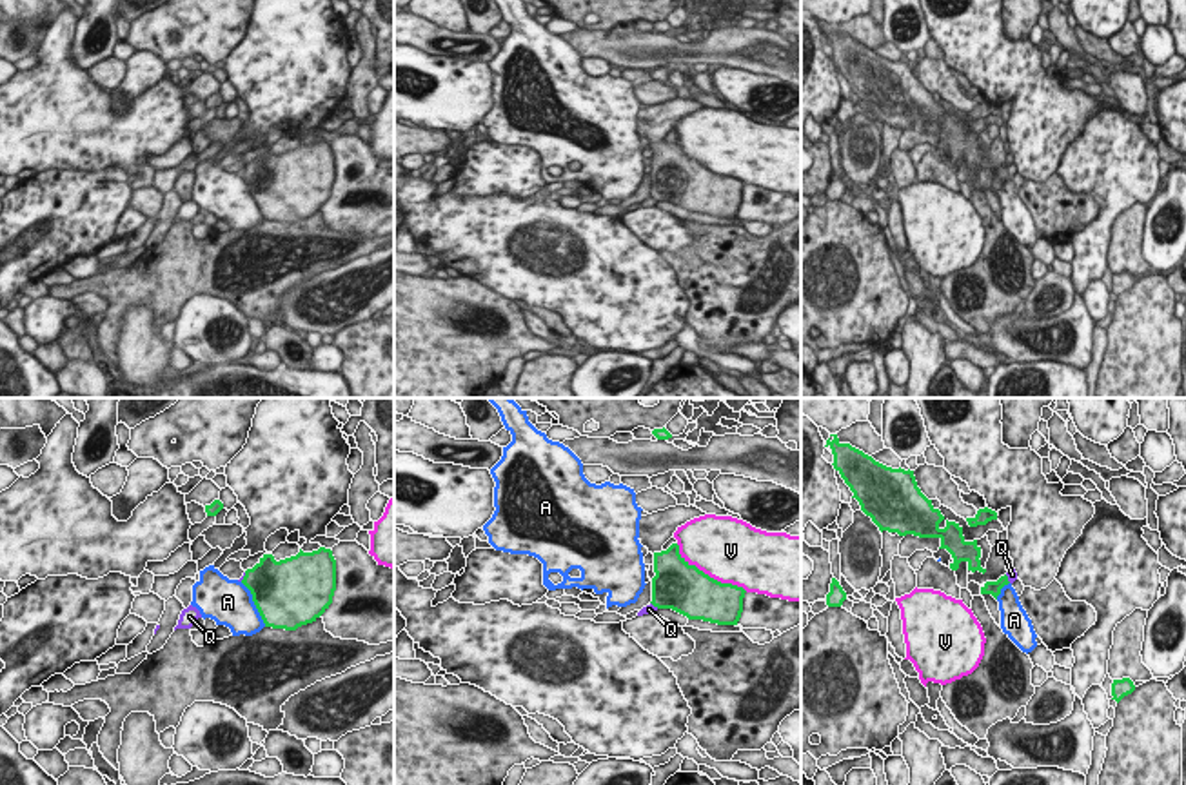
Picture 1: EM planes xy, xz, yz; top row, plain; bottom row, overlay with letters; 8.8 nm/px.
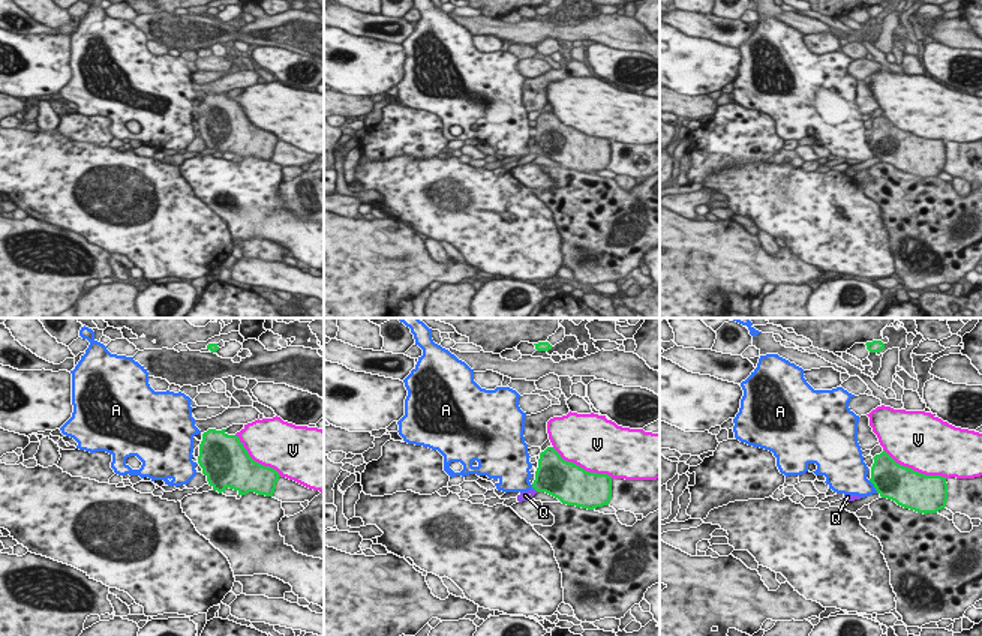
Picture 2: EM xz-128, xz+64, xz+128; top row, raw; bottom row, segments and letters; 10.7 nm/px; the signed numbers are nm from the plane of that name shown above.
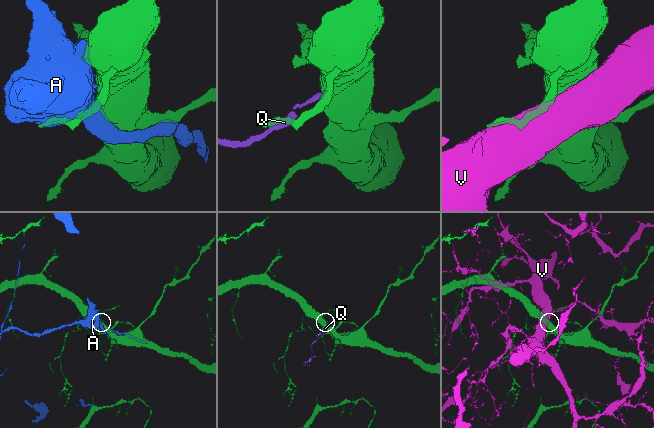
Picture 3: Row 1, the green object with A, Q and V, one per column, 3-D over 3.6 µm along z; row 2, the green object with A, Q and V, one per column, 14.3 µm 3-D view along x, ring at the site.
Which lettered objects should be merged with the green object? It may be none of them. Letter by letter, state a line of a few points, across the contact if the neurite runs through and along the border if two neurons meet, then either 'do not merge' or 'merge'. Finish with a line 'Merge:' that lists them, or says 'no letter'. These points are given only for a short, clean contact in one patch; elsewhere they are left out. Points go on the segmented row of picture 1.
A: do not merge
Q: line xy (246, 573), (240, 580); do not merge
V: do not merge
Merge: no letter

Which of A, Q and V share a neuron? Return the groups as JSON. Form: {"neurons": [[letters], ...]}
{"neurons": [["A"], ["Q"], ["V"]]}

